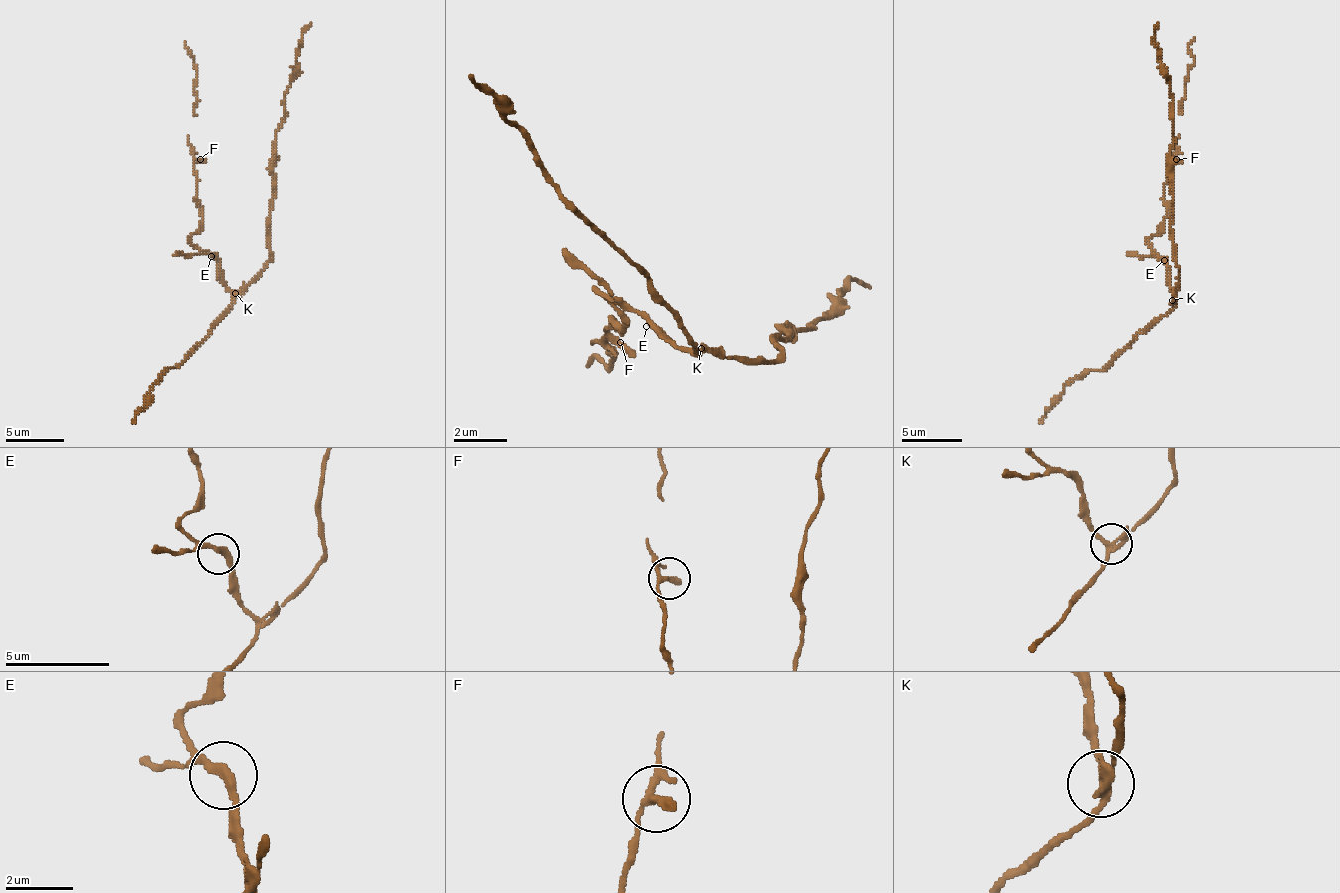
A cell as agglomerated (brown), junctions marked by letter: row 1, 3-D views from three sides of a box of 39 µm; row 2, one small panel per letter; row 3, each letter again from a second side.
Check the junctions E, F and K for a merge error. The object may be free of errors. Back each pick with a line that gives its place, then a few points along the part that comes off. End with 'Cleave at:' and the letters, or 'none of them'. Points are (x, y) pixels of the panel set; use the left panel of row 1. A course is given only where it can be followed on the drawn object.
K: place (235, 293); course (235, 294), (270, 259), (276, 130), (284, 116), (299, 40), (311, 23)
Cleave at: K

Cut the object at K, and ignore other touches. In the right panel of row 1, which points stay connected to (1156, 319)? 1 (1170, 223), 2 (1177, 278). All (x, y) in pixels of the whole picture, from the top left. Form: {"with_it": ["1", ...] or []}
{"with_it": []}

